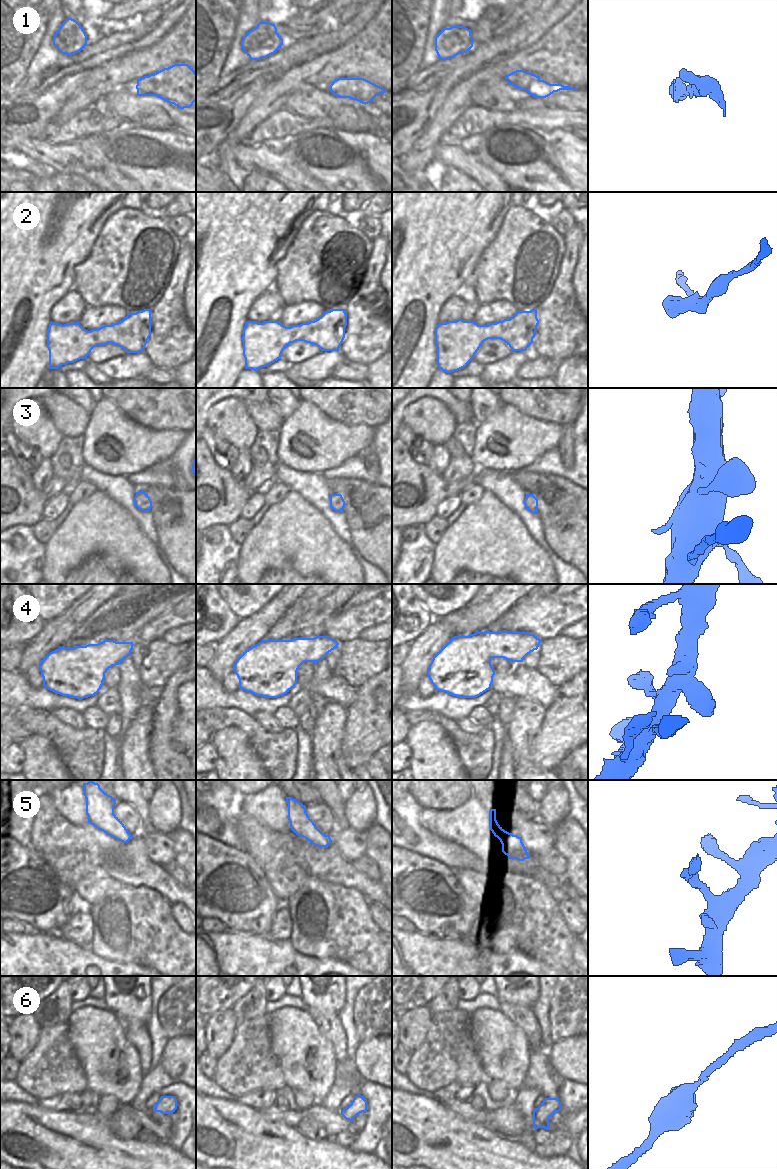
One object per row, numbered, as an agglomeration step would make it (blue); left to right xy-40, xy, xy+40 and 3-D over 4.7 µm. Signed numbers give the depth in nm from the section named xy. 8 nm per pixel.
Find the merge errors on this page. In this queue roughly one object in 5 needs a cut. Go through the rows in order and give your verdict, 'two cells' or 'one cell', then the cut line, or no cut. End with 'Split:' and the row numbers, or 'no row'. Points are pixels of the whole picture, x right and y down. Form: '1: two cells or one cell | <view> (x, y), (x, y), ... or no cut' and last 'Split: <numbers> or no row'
1: one cell | no cut
2: one cell | no cut
3: one cell | no cut
4: one cell | no cut
5: one cell | no cut
6: one cell | no cut
Split: no row

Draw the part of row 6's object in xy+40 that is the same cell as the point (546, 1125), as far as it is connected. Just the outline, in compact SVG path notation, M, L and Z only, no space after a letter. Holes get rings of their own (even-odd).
M545 1098L541 1105L533 1110L534 1129L544 1128L549 1130L549 1118L561 1110L559 1098Z

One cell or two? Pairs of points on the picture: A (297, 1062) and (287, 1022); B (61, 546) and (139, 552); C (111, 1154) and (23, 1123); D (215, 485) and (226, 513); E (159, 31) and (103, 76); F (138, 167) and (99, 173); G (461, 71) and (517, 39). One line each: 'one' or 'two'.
A: one
B: one
C: one
D: one
E: two
F: two
G: one

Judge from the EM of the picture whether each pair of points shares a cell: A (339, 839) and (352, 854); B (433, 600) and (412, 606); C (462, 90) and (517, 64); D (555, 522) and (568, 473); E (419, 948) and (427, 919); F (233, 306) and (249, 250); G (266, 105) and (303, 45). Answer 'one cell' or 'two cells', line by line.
A: one cell
B: two cells
C: one cell
D: two cells
E: two cells
F: one cell
G: two cells

